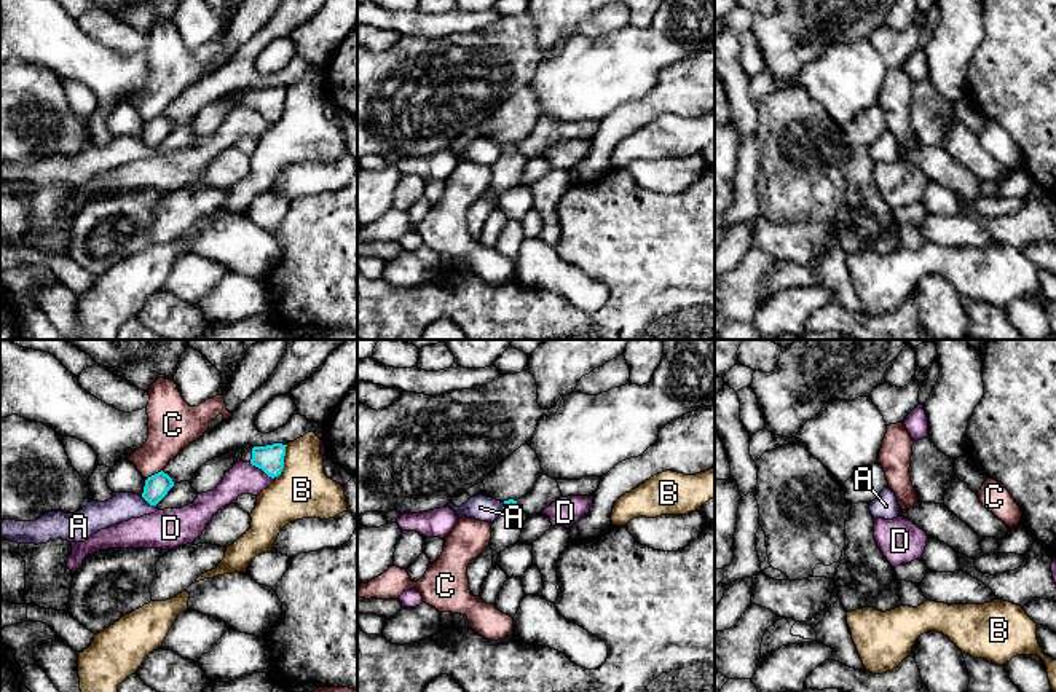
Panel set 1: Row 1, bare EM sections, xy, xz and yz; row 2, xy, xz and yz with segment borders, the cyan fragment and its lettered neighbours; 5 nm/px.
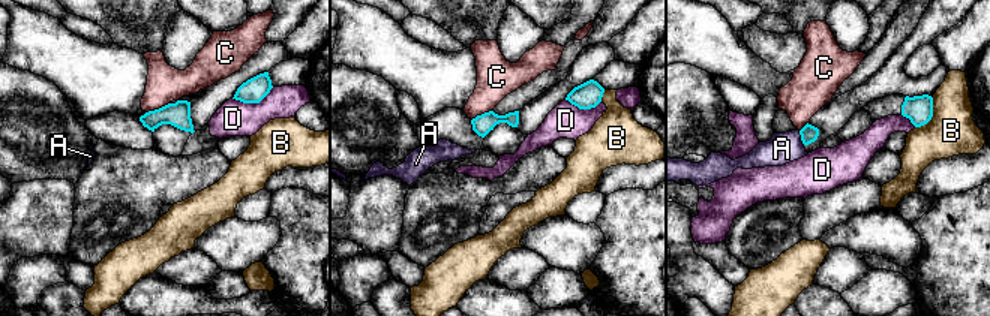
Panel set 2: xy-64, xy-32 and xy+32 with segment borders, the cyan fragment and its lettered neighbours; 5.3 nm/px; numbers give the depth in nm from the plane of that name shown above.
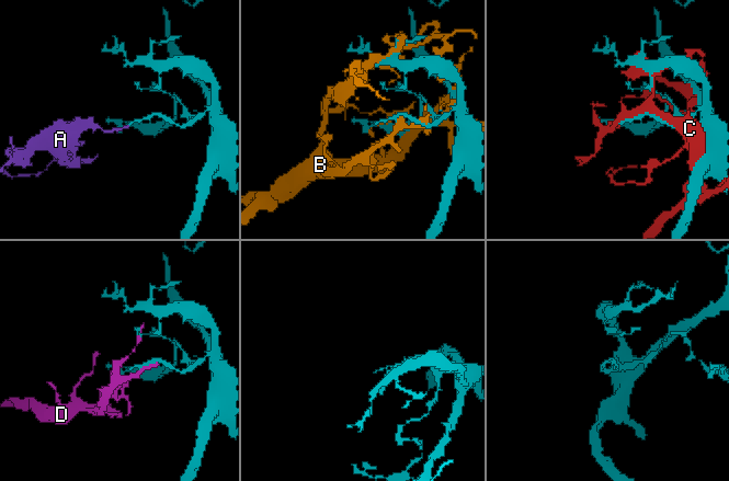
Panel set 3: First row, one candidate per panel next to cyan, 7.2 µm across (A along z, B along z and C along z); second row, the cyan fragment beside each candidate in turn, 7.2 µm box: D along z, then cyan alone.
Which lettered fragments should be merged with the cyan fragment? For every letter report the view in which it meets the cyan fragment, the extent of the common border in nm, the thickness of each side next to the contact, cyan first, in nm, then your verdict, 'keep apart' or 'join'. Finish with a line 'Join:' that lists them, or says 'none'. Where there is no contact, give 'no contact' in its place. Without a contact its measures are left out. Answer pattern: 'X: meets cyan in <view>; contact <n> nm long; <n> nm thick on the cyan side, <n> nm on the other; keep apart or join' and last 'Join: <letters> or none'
A: meets cyan in xy; contact 90 nm long; 120 nm thick on the cyan side, 150 nm on the other; keep apart
B: meets cyan in xy; contact 180 nm long; 140 nm thick on the cyan side, 280 nm on the other; keep apart
C: meets cyan in xy; contact 90 nm long; 120 nm thick on the cyan side, 240 nm on the other; keep apart
D: meets cyan in xy; contact 150 nm long; 140 nm thick on the cyan side, 160 nm on the other; keep apart
Join: none

